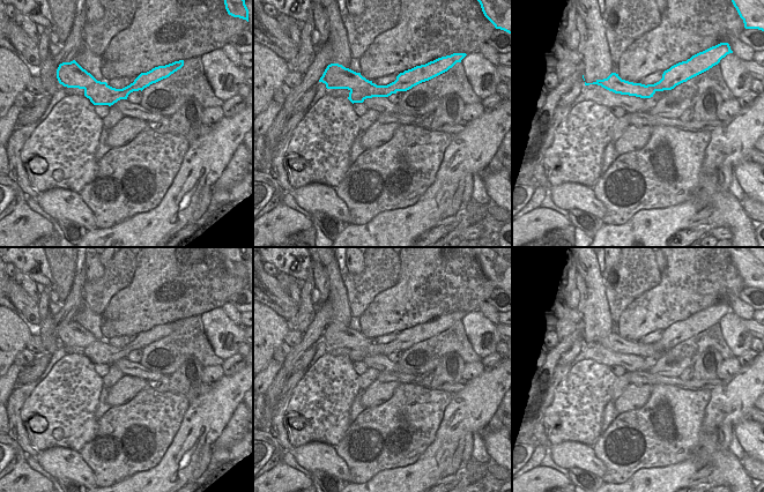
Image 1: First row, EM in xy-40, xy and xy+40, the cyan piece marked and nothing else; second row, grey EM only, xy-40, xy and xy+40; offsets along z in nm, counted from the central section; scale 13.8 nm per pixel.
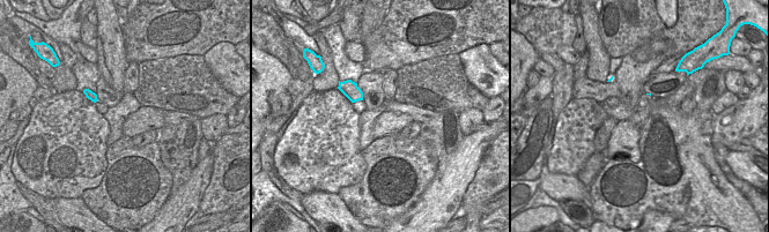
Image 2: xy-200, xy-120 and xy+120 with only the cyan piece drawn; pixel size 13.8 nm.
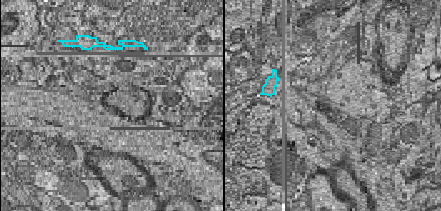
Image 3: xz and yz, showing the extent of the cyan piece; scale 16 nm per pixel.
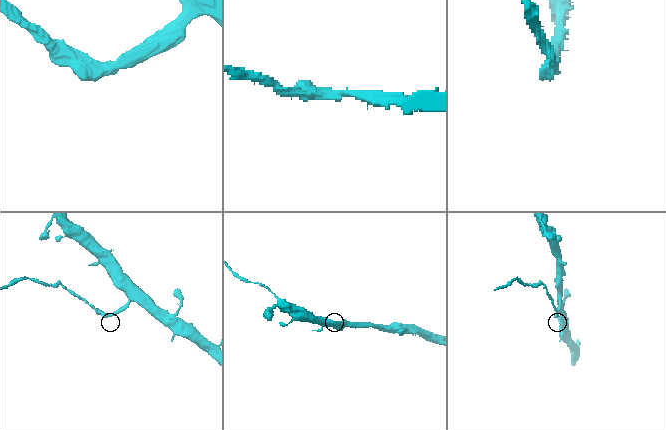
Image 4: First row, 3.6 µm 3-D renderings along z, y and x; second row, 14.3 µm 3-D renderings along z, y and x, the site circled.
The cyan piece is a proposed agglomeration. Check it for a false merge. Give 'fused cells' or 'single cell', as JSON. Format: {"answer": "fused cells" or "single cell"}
{"answer": "fused cells"}

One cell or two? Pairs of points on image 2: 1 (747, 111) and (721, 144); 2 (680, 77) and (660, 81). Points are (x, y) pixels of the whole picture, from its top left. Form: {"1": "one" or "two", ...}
{"1": "one", "2": "one"}

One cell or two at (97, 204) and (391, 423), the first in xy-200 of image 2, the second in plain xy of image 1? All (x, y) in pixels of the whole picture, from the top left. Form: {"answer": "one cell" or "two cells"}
{"answer": "one cell"}

